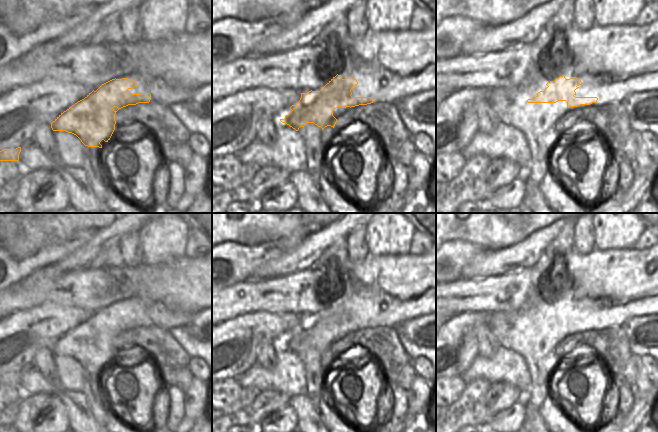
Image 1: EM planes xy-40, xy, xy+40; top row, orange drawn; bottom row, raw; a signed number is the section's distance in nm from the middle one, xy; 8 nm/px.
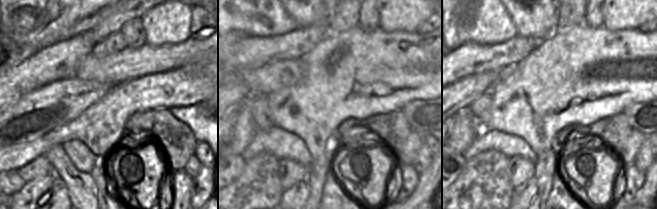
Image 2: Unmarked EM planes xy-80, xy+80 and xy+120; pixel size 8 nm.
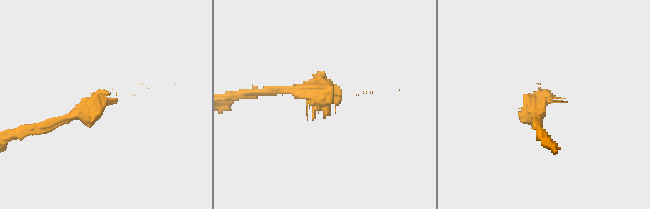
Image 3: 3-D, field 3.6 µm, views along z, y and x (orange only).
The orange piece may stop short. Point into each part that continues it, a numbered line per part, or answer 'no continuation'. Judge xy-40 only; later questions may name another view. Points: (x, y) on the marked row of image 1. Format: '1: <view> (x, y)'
1: xy-40 (161, 92)

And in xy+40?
no continuation

